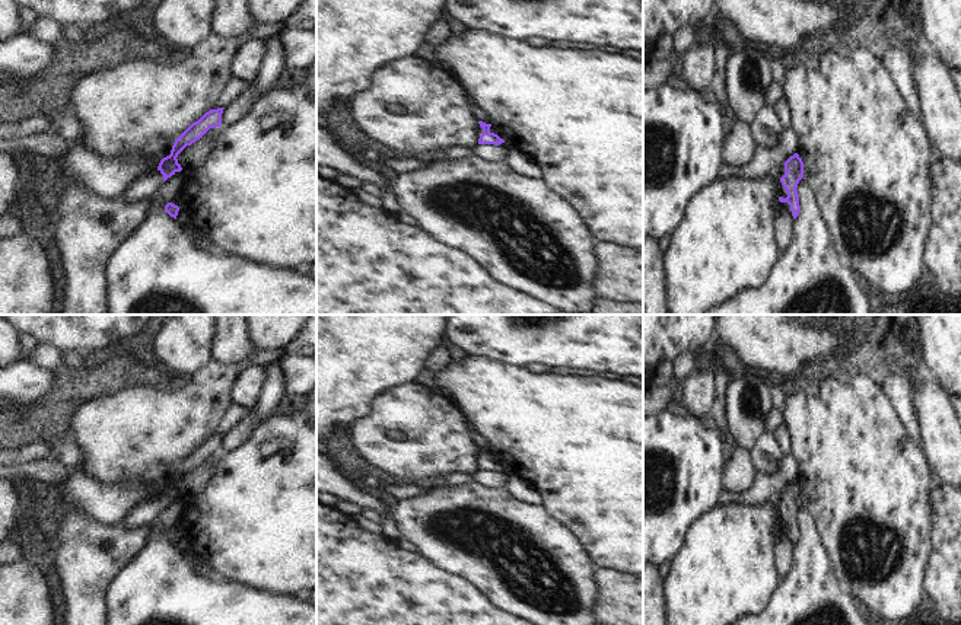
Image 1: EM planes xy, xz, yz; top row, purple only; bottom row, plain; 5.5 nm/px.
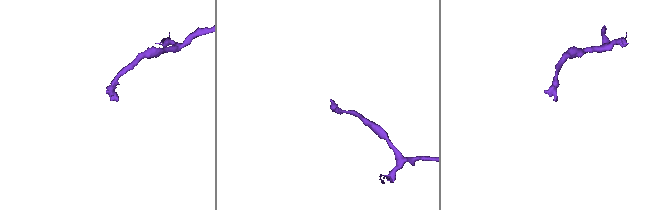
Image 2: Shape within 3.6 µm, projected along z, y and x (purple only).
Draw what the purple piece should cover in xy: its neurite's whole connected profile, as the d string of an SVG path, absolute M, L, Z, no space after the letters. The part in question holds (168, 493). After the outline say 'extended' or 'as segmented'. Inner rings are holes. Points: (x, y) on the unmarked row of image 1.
M225 434L210 436L175 466L171 481L163 484L157 492L157 497L163 501L163 508L182 497L176 484L187 472L200 466L210 455L222 452L223 436Z | as segmented

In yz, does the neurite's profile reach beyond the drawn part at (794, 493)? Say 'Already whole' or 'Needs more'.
Already whole.

